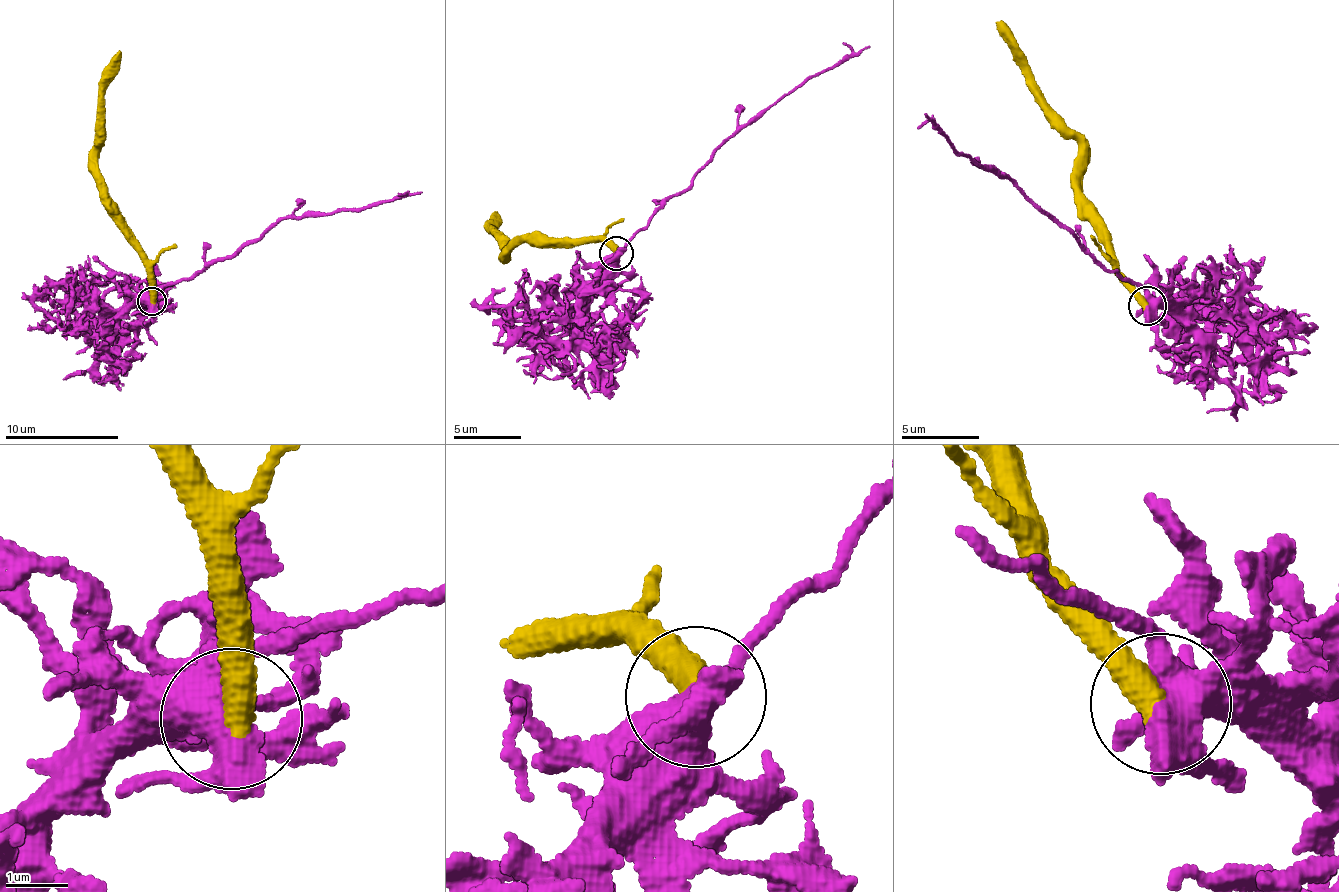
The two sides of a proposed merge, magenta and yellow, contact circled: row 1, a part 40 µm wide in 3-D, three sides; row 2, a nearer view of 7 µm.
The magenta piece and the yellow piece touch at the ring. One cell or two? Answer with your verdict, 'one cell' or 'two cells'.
two cells

